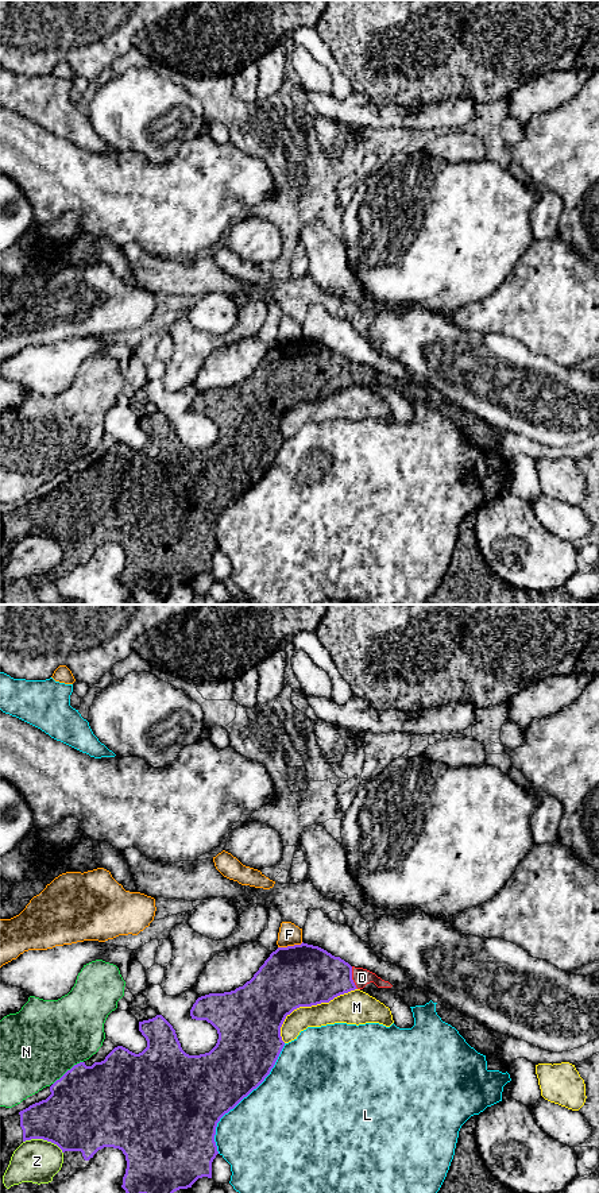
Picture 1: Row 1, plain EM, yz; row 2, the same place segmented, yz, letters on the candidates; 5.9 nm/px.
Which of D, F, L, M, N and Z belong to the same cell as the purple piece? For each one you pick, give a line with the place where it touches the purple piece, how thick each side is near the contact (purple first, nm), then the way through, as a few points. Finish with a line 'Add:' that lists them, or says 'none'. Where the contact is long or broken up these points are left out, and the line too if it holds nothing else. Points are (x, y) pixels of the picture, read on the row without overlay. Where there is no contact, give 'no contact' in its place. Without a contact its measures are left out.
D: contact yz (351, 373); calibres 360 and 100 nm; way yz (309, 370), (351, 373), (362, 373)
Add: D

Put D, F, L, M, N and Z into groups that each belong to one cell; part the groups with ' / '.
D / F / L / M N / Z

